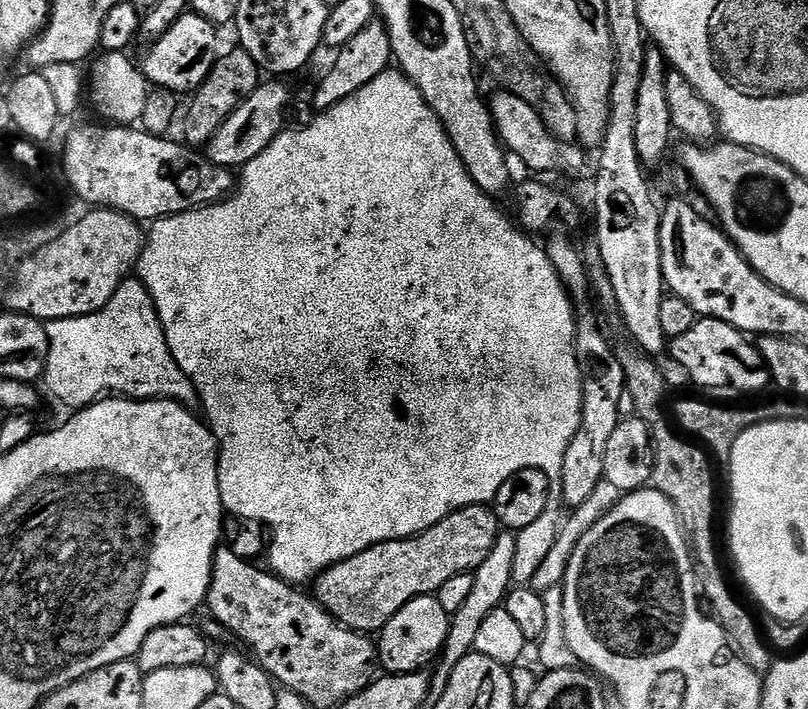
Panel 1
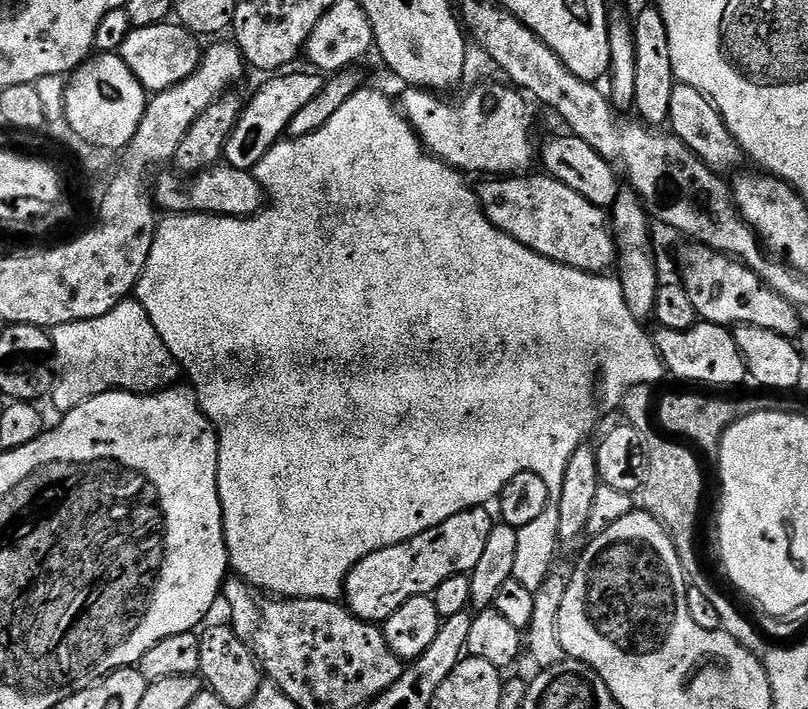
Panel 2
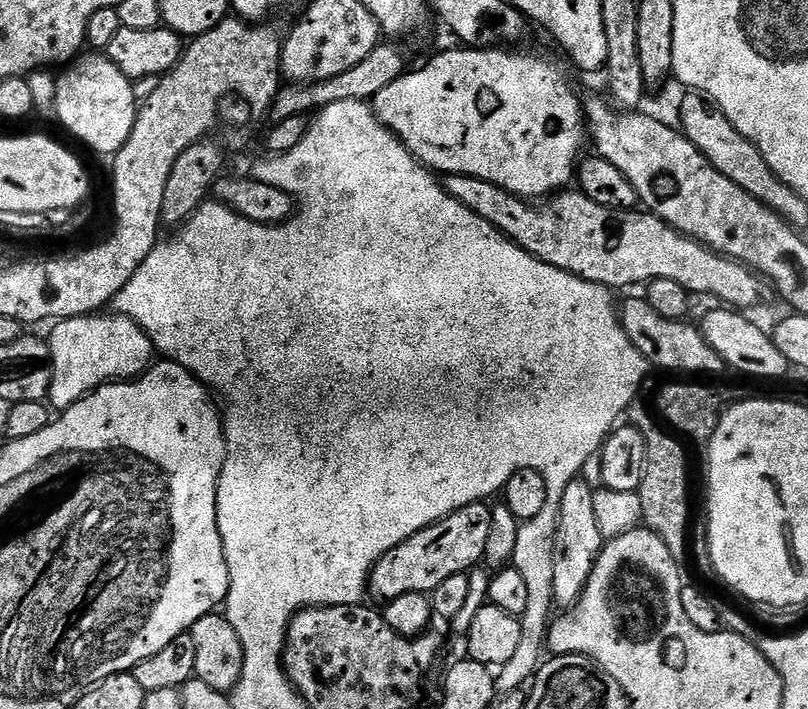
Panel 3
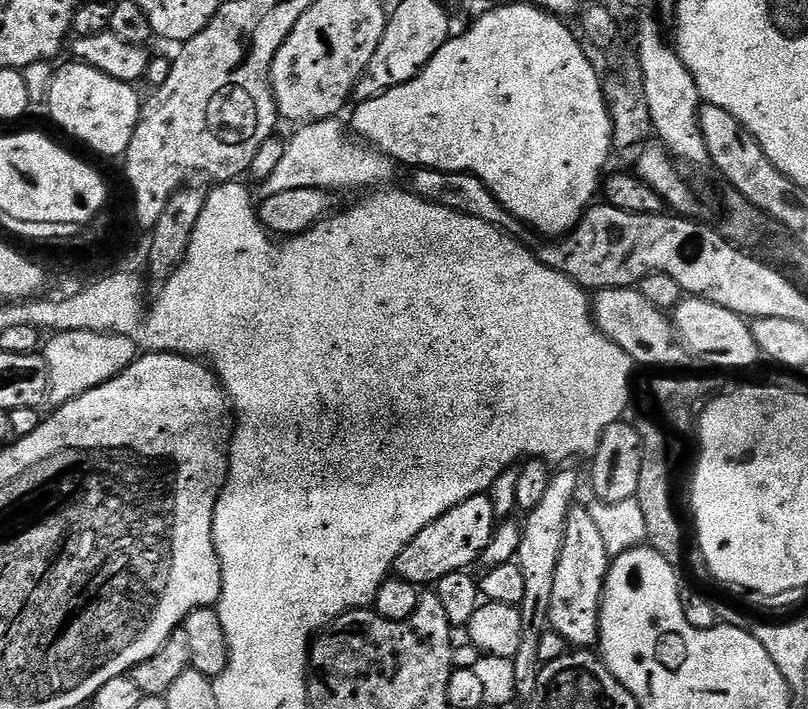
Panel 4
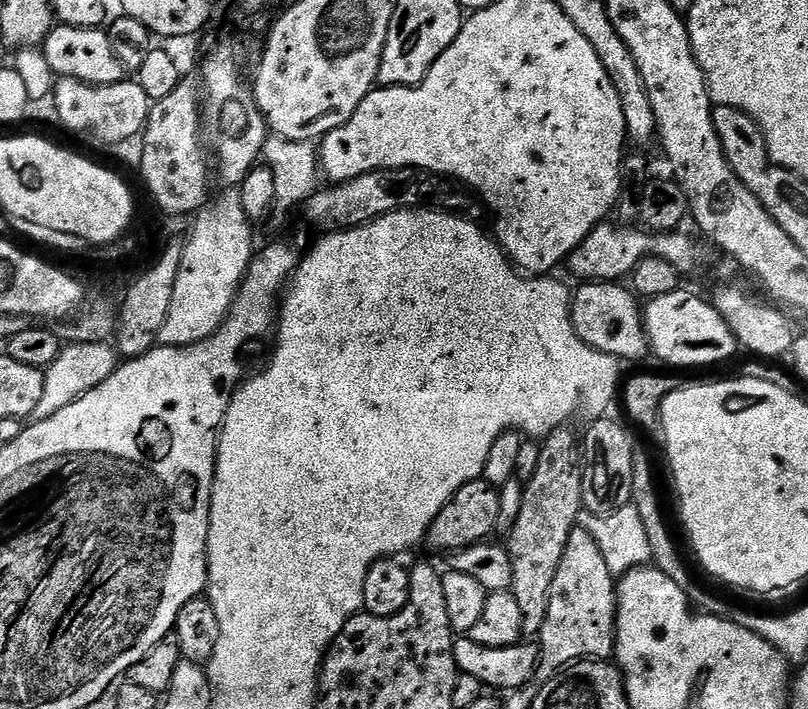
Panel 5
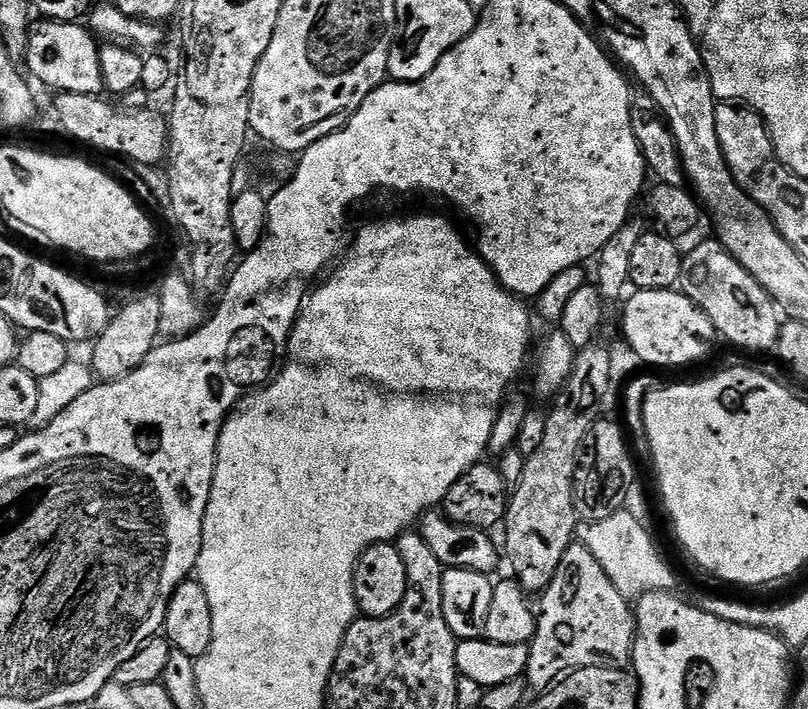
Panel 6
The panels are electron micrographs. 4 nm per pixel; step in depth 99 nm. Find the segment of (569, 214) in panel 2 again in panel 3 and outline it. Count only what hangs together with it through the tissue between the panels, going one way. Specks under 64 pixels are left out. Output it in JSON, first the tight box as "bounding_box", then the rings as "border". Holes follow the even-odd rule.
{"bounding_box":[442,175,765,310],"border":[[[445,175],[442,183],[444,189],[455,200],[462,202],[462,206],[466,206],[466,210],[474,210],[478,218],[486,218],[490,226],[497,228],[502,235],[513,240],[519,248],[526,250],[534,258],[558,270],[574,274],[586,282],[600,284],[603,288],[619,290],[619,288],[628,288],[631,284],[644,286],[649,280],[670,278],[674,282],[679,282],[681,286],[686,286],[688,293],[695,294],[697,297],[698,295],[717,296],[720,299],[717,301],[721,305],[733,310],[749,310],[748,308],[754,307],[764,296],[765,285],[761,277],[757,276],[751,268],[738,263],[737,260],[721,256],[705,244],[691,240],[689,236],[674,230],[665,220],[658,219],[647,210],[598,206],[598,202],[594,202],[585,192],[579,190],[561,190],[539,202],[529,202],[521,196],[515,196],[494,186],[494,182],[486,182],[482,178],[473,176]]]}

